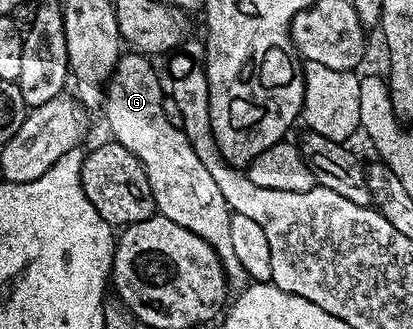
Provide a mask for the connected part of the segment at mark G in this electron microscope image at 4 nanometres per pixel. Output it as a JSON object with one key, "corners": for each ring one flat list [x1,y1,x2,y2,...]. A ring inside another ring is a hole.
{"corners":[[132,50,126,51,118,60,117,65,113,67,113,75,109,77,109,83,106,84,103,93,103,108,105,104,105,120,109,123,109,132,114,141,123,146,127,146,127,150,131,150,131,154,135,154,135,158,139,158,139,162,144,166,147,174,147,182,151,186,151,194,153,195,153,202,156,211,160,215,171,218,171,222,179,222,179,226,183,226,187,230,191,230,191,234,199,234,199,238,203,238,203,242,207,242,214,250,218,258,221,259,221,265,225,271,225,279,228,281,230,287,235,290,240,290,248,285,249,279,246,271,243,270,243,262,239,262,239,258,235,254,235,249,231,246,231,213,227,202,223,198,223,194,219,191,219,186,215,186,215,178,211,178,210,172,205,169,203,162,199,162,199,157,195,155,195,150,191,150,191,142,187,142,185,132,182,128,176,128,171,124,170,119,163,112,163,102,167,97,166,89,163,87,163,80,157,77,157,72,153,69,154,61,150,57]]}

